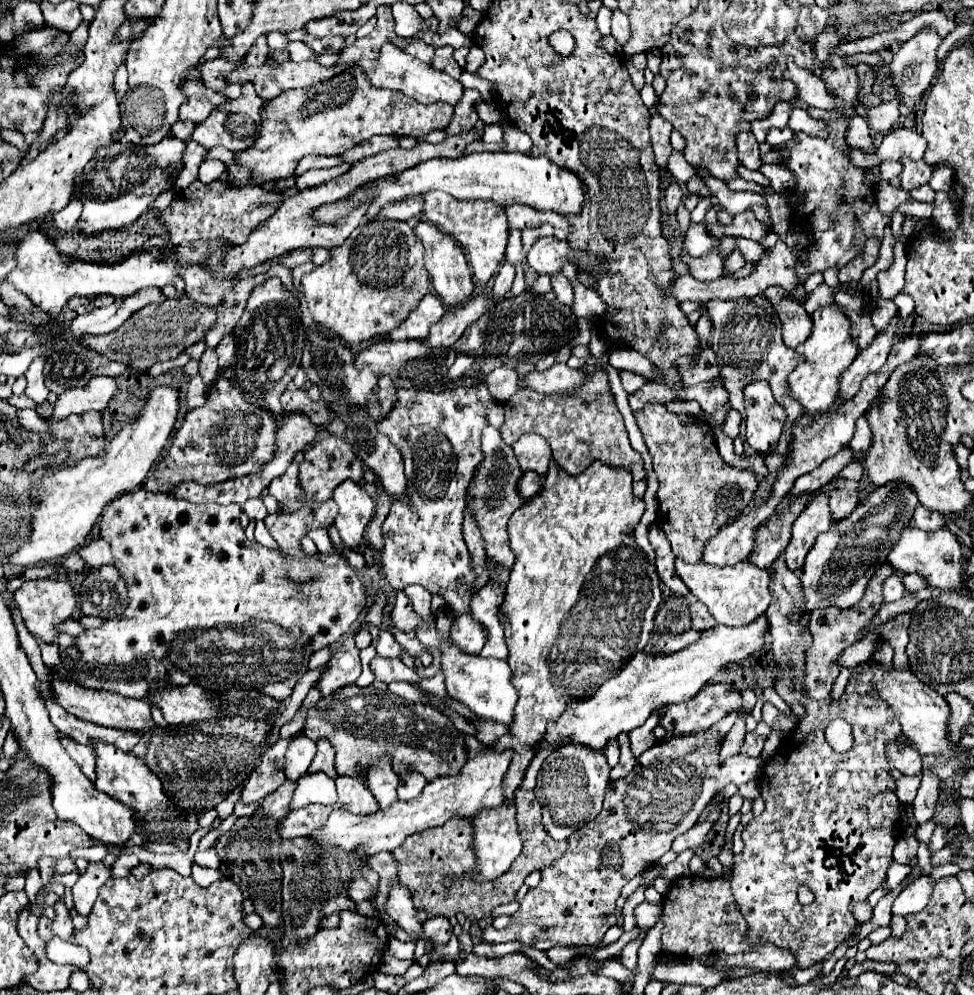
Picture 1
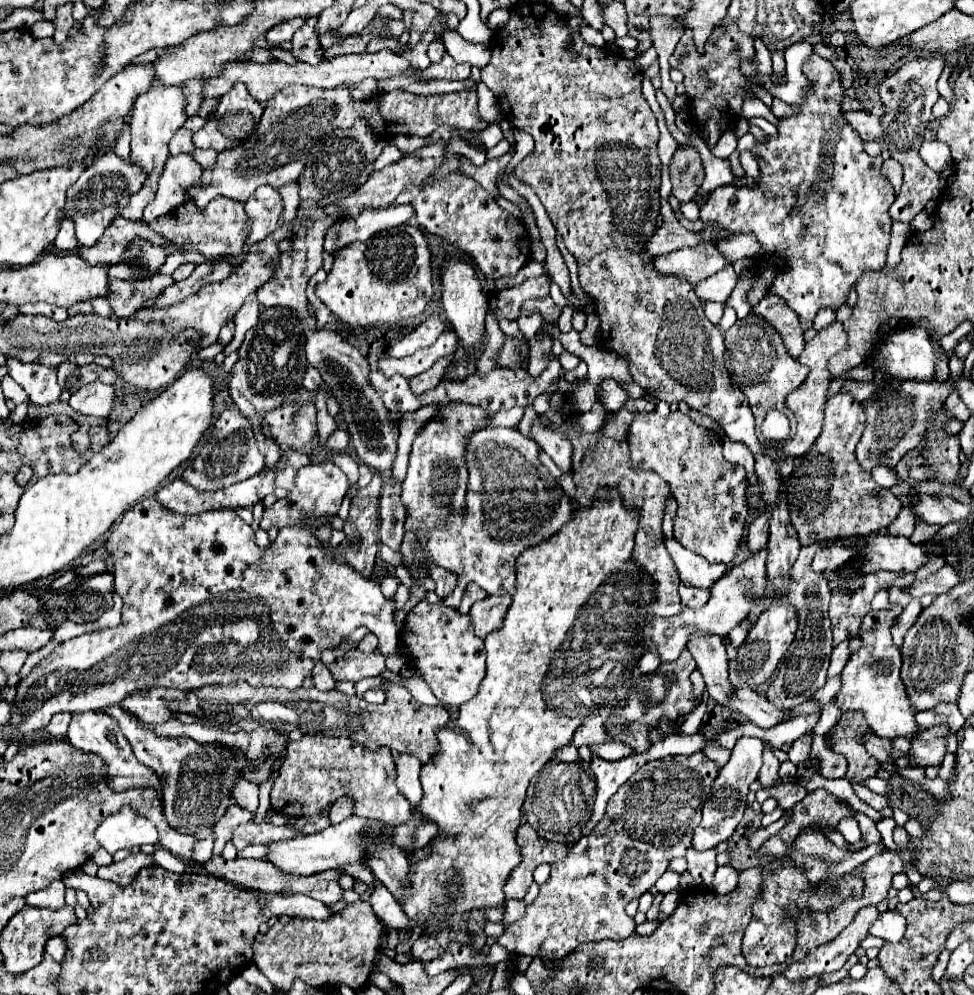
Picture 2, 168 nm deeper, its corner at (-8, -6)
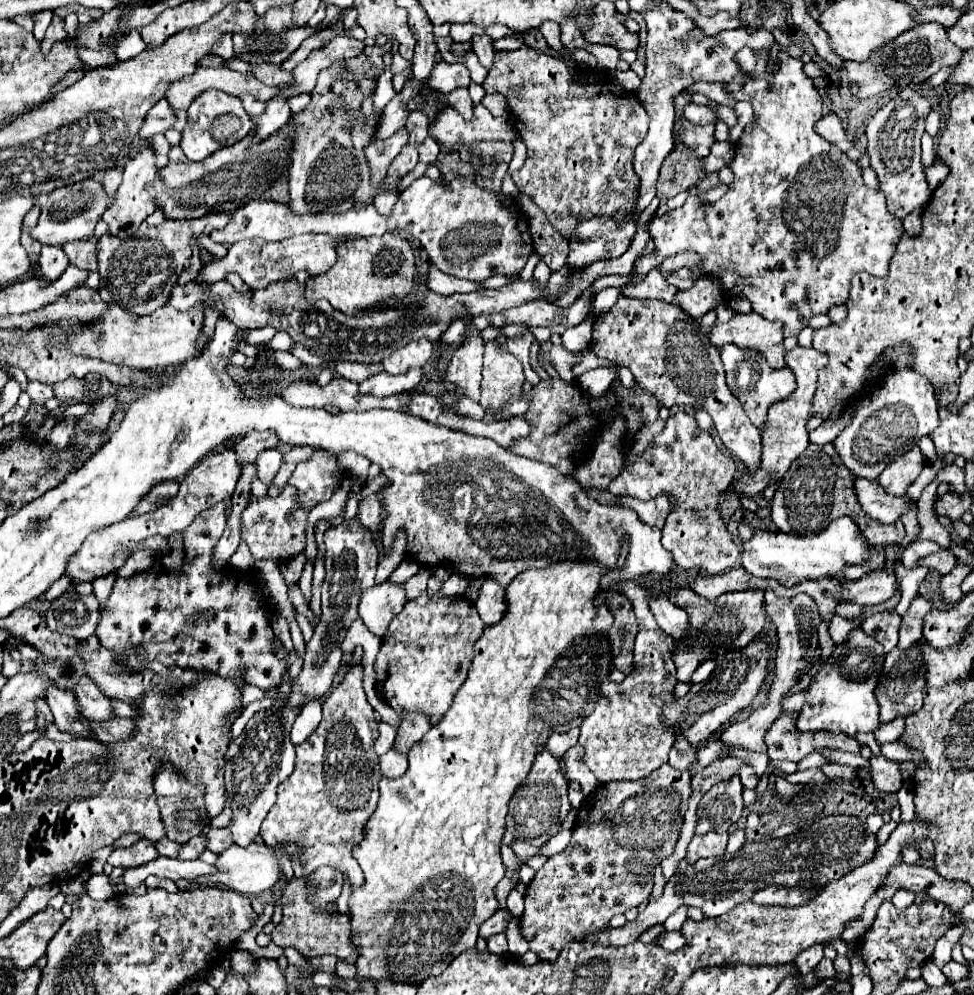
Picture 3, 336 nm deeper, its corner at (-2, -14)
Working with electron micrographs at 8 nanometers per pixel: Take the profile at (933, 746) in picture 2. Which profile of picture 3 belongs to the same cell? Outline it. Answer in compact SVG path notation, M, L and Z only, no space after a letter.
M883 755L871 757L871 781L879 791L885 793L897 793L903 779L901 779L901 763L891 761Z

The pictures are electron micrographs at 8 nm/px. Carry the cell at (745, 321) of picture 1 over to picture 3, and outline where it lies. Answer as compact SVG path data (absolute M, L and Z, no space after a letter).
M727 343L727 347L721 347L721 361L725 365L727 385L729 385L731 393L741 401L751 423L757 429L763 429L769 407L781 399L787 399L795 391L793 373L789 369L773 369L773 367L769 367L767 359L763 359L763 355L759 355L759 351L743 351L741 347L735 347L733 343Z

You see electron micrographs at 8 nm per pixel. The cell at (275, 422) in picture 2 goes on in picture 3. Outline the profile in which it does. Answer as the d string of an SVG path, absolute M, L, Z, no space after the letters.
M249 431L237 445L237 457L239 461L245 463L253 463L255 457L259 455L259 451L265 449L275 449L279 445L279 437L273 431Z

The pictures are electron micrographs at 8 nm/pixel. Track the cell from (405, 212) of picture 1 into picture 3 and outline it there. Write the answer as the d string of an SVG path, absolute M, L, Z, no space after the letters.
M307 233L307 235L295 235L291 239L283 239L277 243L269 243L263 239L249 239L249 241L239 241L229 247L227 255L223 259L217 259L203 267L195 279L199 285L207 283L217 283L225 279L229 273L237 273L251 289L261 289L269 287L271 283L277 281L287 281L295 277L299 271L307 271L309 275L321 275L327 273L337 259L337 245L347 241L347 237L331 239L331 235L319 235L319 233Z

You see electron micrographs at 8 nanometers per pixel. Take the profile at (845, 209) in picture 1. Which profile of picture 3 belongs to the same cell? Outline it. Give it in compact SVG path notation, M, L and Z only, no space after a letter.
M741 49L735 55L735 61L751 77L737 75L725 85L725 89L731 91L737 101L749 101L757 115L735 143L735 159L733 165L729 165L735 179L729 185L729 191L713 205L701 207L698 198L690 195L675 211L654 218L649 231L655 249L649 255L637 257L631 269L631 283L641 283L641 279L645 279L645 275L659 267L667 257L681 251L695 251L703 257L701 273L697 277L719 277L727 295L747 297L755 313L769 321L781 321L783 335L791 337L799 335L815 315L827 313L831 307L845 303L849 297L851 277L857 271L885 277L895 245L903 233L903 225L887 211L885 195L863 183L861 167L815 131L815 123L823 117L823 99L813 79L805 75L801 59L783 55L777 75L767 73L767 53L753 55L749 49Z

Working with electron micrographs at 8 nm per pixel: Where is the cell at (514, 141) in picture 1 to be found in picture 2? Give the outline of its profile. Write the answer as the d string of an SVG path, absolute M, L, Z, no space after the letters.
M507 153L507 155L501 157L501 159L483 163L481 167L473 167L473 163L469 163L465 157L461 157L461 161L459 161L459 171L461 171L461 173L467 173L467 175L473 177L473 179L477 179L477 181L491 193L491 197L495 199L496 196L500 194L497 185L495 185L495 183L497 183L497 173L503 171L503 169L509 165L511 157L513 157L513 155Z

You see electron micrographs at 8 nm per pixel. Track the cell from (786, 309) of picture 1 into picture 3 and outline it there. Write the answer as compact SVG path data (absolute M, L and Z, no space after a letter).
M735 313L729 323L719 323L711 329L711 343L721 347L723 343L737 343L739 347L759 349L773 369L785 367L783 325L771 323L761 315Z

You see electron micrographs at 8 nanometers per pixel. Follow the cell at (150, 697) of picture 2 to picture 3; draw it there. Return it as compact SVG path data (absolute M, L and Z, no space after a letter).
M83 677L75 689L81 713L93 721L111 721L117 719L113 711L113 699L107 697L89 677Z

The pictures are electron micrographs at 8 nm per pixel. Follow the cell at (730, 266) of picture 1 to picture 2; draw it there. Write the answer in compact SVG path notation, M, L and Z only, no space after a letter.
M725 265L721 271L717 271L715 275L699 281L693 289L697 293L697 297L701 301L717 301L717 303L725 303L727 297L731 295L733 287L737 285L737 273L733 271L731 265Z

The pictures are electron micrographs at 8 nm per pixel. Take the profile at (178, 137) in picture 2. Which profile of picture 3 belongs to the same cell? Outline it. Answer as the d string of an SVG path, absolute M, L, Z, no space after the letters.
M153 135L149 141L153 143L153 149L155 149L155 153L157 153L157 165L159 165L159 169L167 167L171 145L169 145L169 141L165 139L165 135Z

